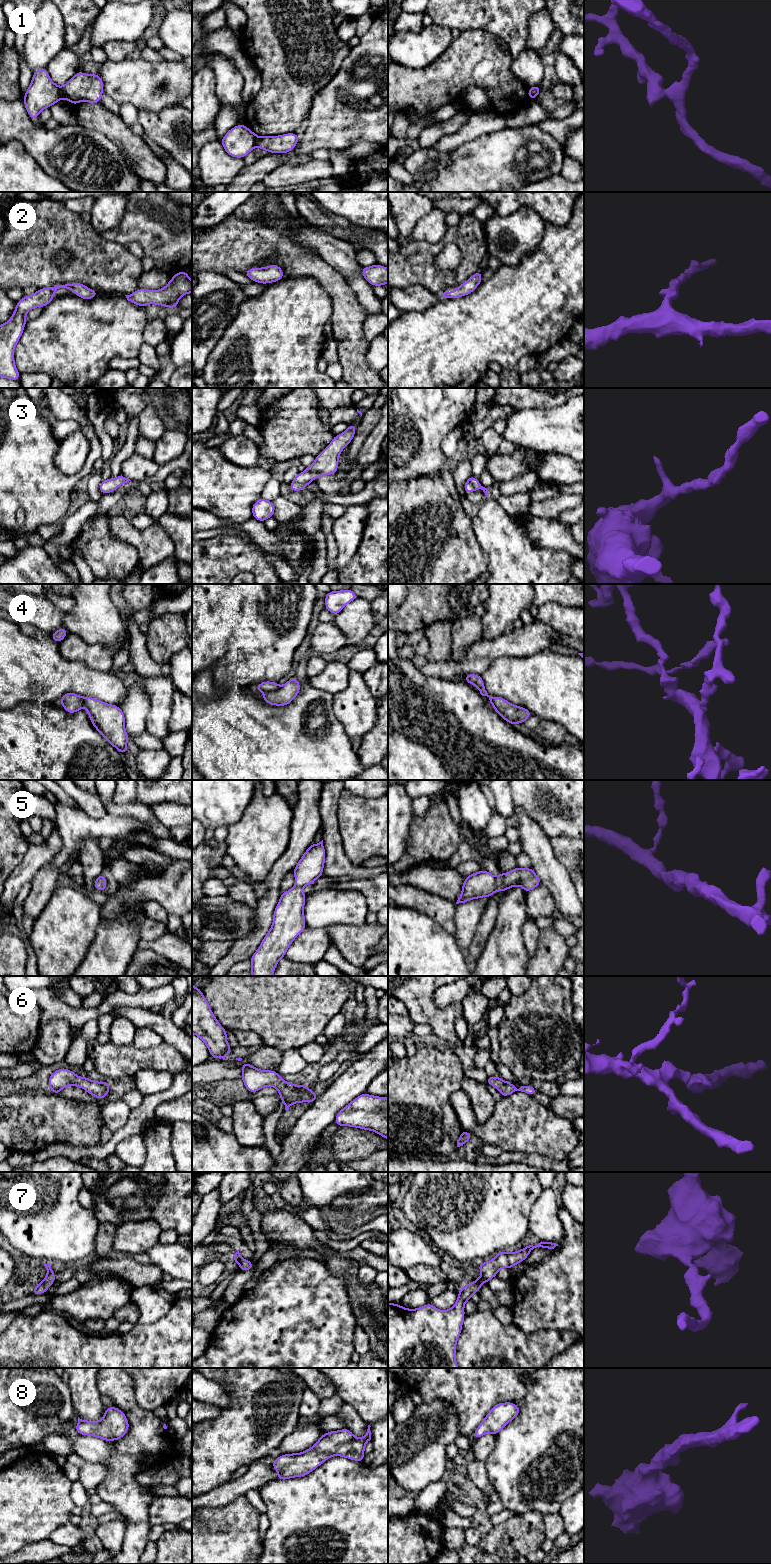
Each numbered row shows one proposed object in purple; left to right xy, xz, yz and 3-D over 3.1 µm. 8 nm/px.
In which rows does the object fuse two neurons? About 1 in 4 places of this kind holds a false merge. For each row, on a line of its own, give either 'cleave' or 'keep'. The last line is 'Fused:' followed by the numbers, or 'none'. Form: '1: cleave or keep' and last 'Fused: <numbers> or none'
1: cleave
2: keep
3: keep
4: cleave
5: keep
6: keep
7: keep
8: keep
Fused: 1, 4

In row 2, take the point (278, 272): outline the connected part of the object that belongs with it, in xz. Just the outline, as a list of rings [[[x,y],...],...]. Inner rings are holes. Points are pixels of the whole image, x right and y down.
[[[277,264],[269,267],[250,268],[244,274],[252,281],[262,284],[277,282],[284,277],[283,270]]]

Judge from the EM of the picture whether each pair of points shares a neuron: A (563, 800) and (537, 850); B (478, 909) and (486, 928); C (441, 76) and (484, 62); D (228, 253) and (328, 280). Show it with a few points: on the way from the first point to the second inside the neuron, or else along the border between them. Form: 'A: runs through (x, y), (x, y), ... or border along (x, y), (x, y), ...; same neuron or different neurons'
A: border along (530, 817), (550, 837); different neurons
B: border along (491, 898), (472, 939); different neurons
C: runs through (452, 72), (465, 63), (473, 63); same neuron
D: runs through (253, 248), (281, 248), (296, 260), (303, 261); same neuron

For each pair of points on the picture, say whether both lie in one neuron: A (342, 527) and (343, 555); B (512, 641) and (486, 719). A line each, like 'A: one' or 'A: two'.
A: one
B: two

